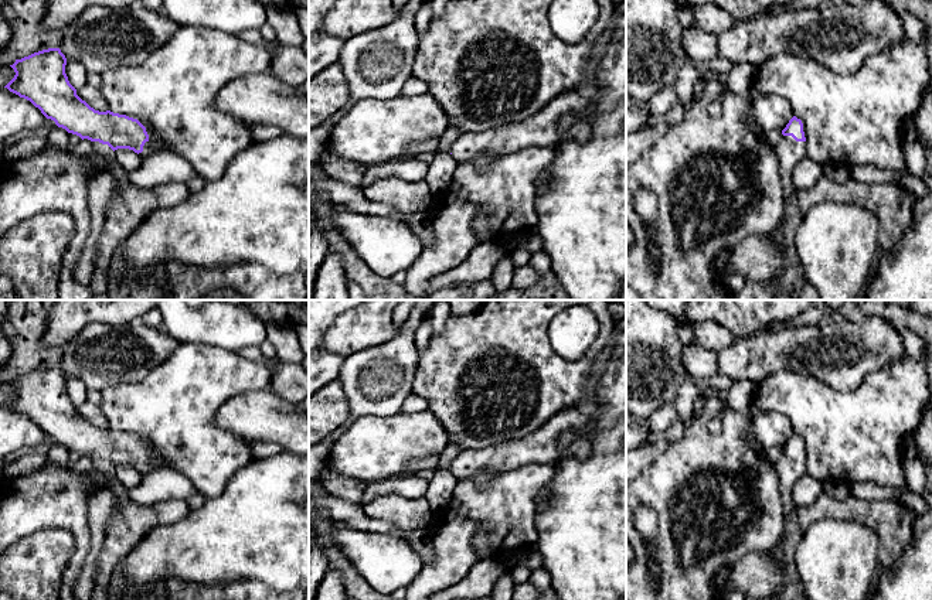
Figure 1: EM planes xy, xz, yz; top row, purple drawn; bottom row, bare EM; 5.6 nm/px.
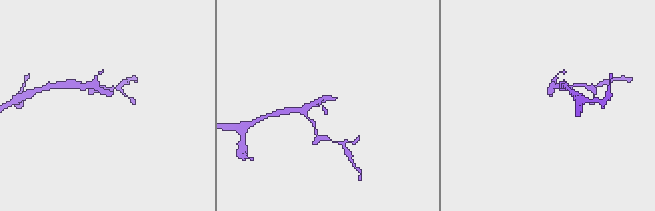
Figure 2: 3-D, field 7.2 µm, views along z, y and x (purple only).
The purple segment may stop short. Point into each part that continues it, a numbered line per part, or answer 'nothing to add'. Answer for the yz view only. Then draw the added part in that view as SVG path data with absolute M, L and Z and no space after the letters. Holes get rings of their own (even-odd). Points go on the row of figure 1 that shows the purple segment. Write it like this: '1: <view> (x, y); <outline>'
1: yz (789, 152); M782 136L773 146L779 160L779 171L782 177L782 188L786 202L796 197L797 188L793 184L793 168L806 157L806 143L796 142L792 136Z

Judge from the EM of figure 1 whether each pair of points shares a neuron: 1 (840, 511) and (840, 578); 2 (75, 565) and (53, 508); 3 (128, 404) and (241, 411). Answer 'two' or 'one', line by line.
1: two
2: one
3: two

